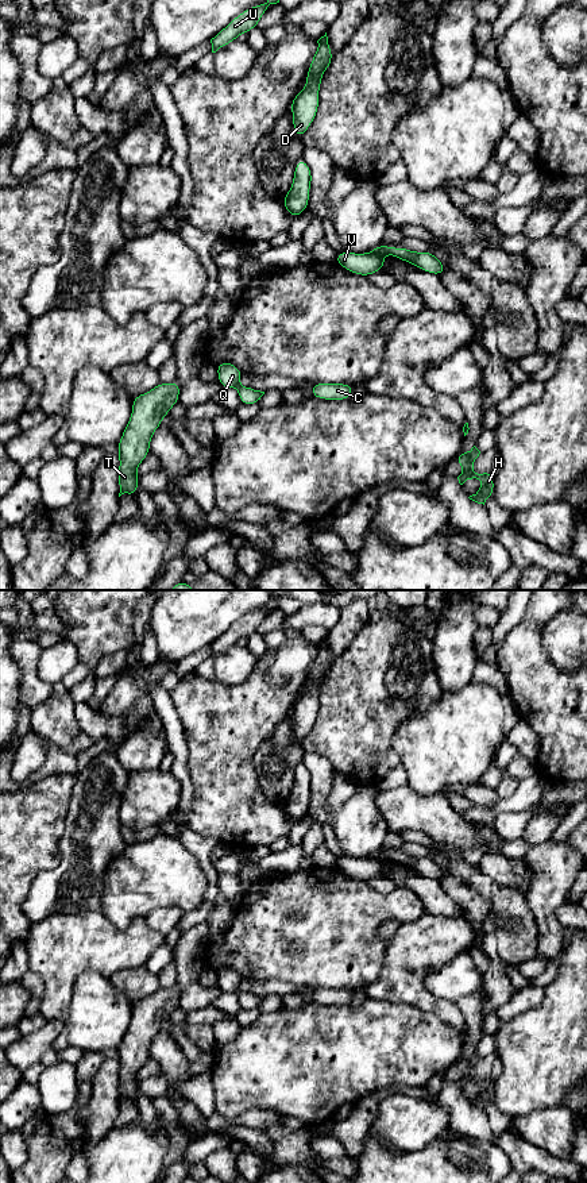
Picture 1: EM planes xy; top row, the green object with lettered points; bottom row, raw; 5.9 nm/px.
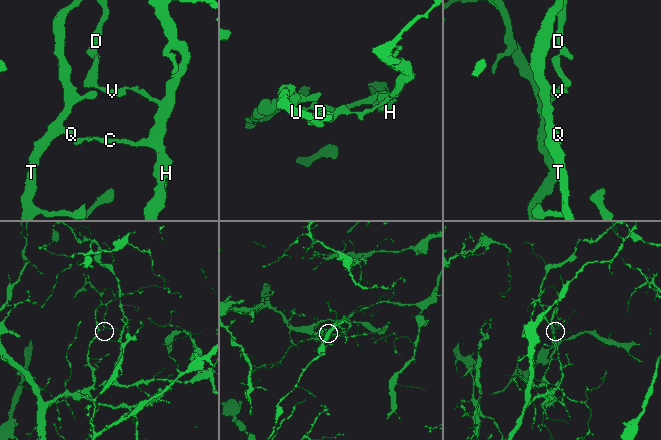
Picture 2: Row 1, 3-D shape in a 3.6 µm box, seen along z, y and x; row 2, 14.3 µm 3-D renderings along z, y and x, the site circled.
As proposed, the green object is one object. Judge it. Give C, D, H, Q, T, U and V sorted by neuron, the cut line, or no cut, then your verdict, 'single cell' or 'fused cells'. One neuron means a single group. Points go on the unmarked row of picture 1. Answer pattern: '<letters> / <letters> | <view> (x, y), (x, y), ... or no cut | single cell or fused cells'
C H Q / D T U V | xy (370, 856), (382, 862) | fused cells

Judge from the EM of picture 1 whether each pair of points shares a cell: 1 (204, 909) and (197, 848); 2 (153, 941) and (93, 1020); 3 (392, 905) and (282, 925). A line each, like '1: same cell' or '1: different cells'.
1: same cell
2: different cells
3: same cell

